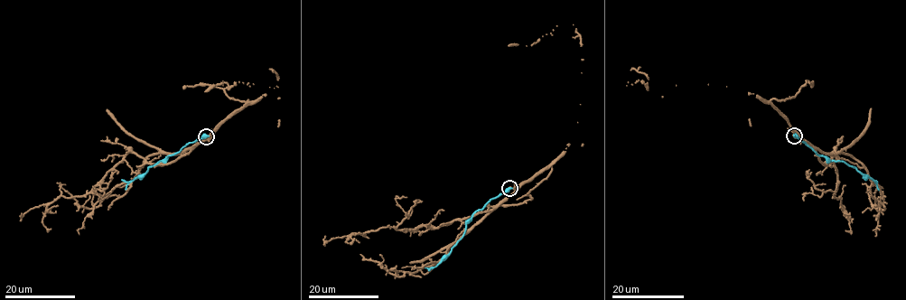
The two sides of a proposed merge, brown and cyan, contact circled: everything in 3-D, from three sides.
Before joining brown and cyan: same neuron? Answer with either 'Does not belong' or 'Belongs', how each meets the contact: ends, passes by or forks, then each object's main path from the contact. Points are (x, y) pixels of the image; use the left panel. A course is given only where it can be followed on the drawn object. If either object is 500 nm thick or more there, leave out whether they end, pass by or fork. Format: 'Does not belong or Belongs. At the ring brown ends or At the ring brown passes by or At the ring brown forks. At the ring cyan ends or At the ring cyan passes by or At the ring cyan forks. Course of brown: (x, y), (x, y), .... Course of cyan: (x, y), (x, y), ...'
Does not belong. Course of brown: (205, 136), (276, 86), (278, 98), (277, 75), (204, 91). Course of cyan: (205, 135), (189, 142), (178, 152), (151, 165), (125, 189)

